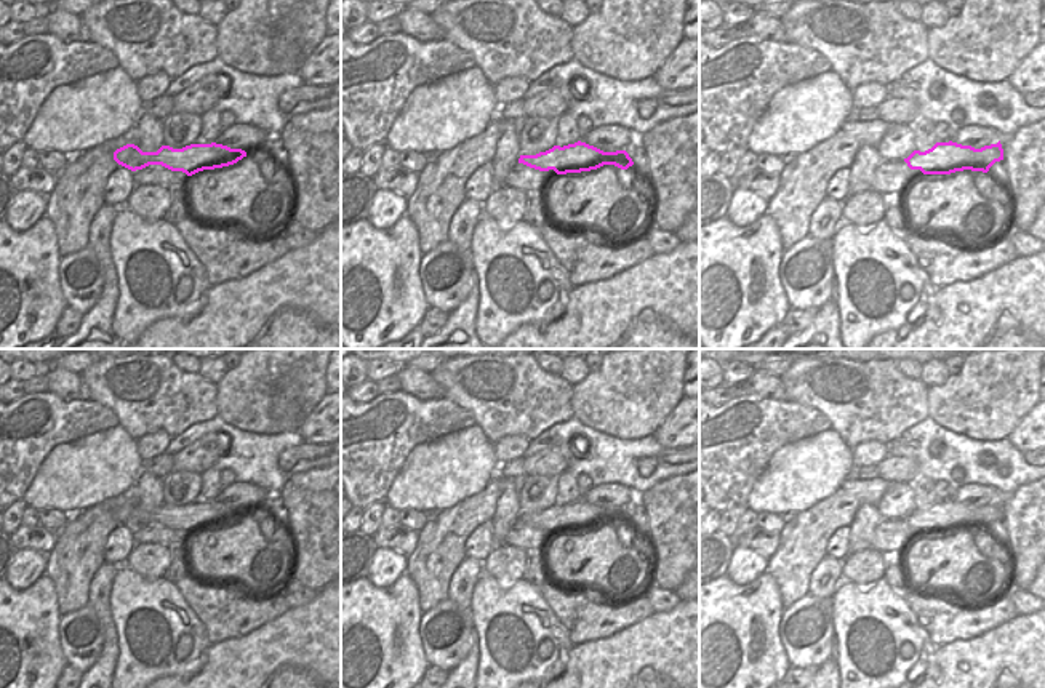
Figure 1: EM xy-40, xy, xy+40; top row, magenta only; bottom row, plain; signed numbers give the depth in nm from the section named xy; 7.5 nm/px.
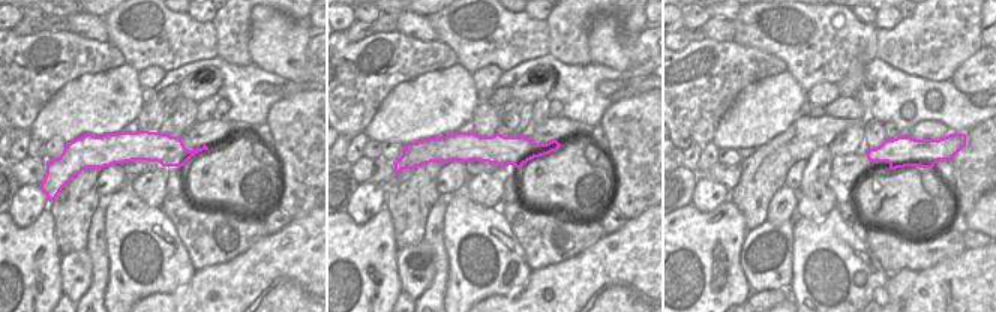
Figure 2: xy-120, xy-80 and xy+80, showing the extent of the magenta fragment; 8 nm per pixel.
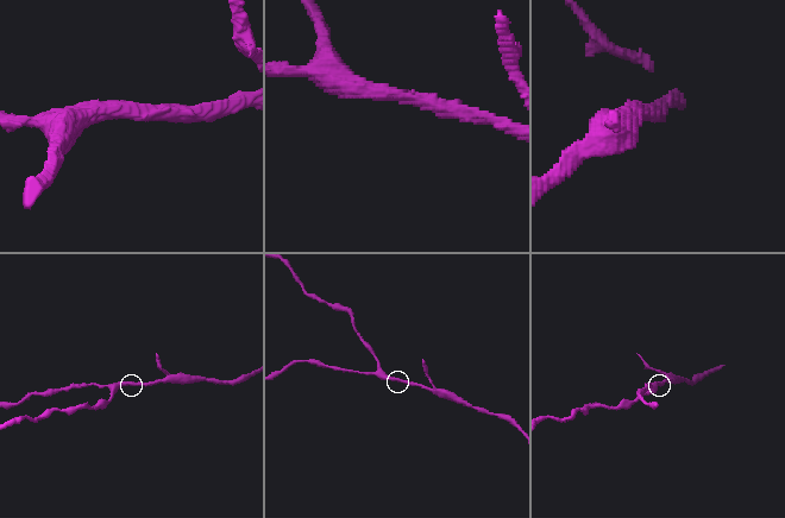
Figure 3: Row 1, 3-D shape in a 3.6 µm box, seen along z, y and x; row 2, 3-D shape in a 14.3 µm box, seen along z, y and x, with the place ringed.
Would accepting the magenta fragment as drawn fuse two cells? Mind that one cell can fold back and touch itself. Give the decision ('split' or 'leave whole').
leave whole

